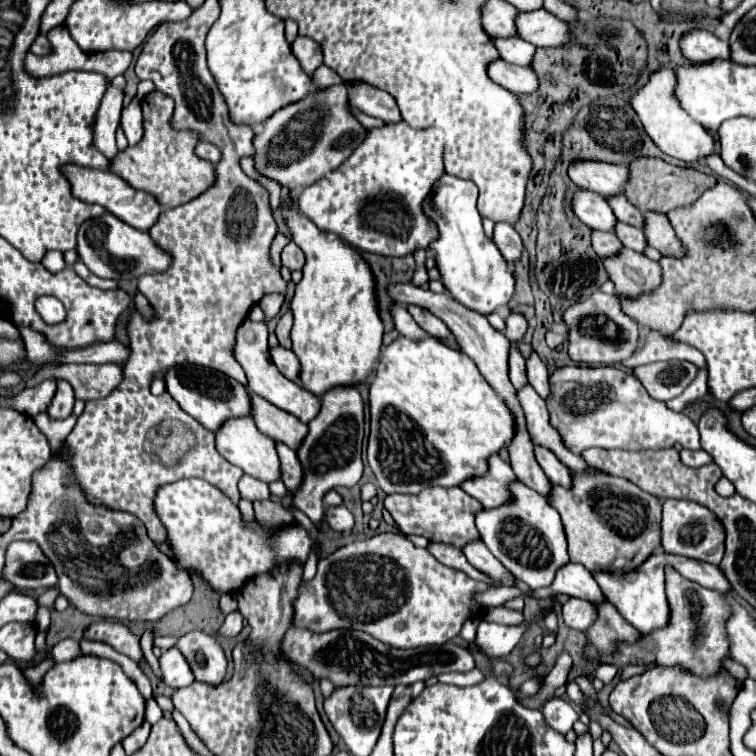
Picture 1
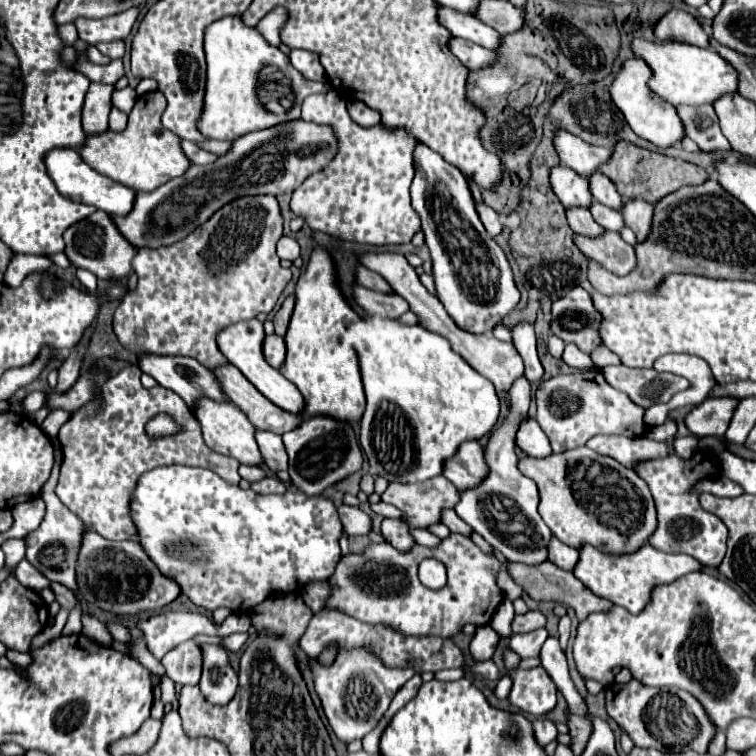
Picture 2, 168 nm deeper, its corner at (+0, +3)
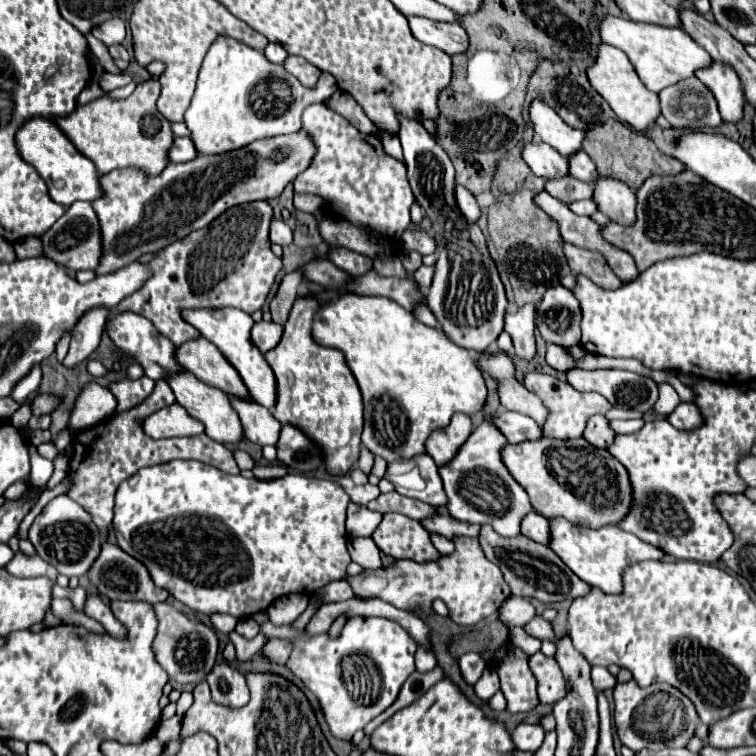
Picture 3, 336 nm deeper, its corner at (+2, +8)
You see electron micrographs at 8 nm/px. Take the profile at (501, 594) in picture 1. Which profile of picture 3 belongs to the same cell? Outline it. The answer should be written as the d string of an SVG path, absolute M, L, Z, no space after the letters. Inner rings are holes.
M530 512L524 518L522 534L528 536L528 538L532 538L538 544L544 544L544 546L550 546L550 542L552 542L552 534L550 534L548 520L544 520L544 516L540 516L538 512Z

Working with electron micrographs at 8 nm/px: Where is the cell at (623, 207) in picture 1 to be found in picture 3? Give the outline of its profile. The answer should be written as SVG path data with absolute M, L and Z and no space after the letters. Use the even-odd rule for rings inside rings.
M578 152L576 156L570 156L570 176L586 182L586 184L596 184L596 180L600 178L596 164L586 156L586 152Z

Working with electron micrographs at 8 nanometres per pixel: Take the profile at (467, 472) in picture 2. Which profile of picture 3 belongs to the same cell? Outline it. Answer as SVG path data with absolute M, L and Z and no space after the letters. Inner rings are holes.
M454 416L450 426L444 428L444 432L434 432L428 438L426 448L438 468L452 462L452 458L458 454L460 446L468 440L470 432L472 432L470 418L468 416Z

